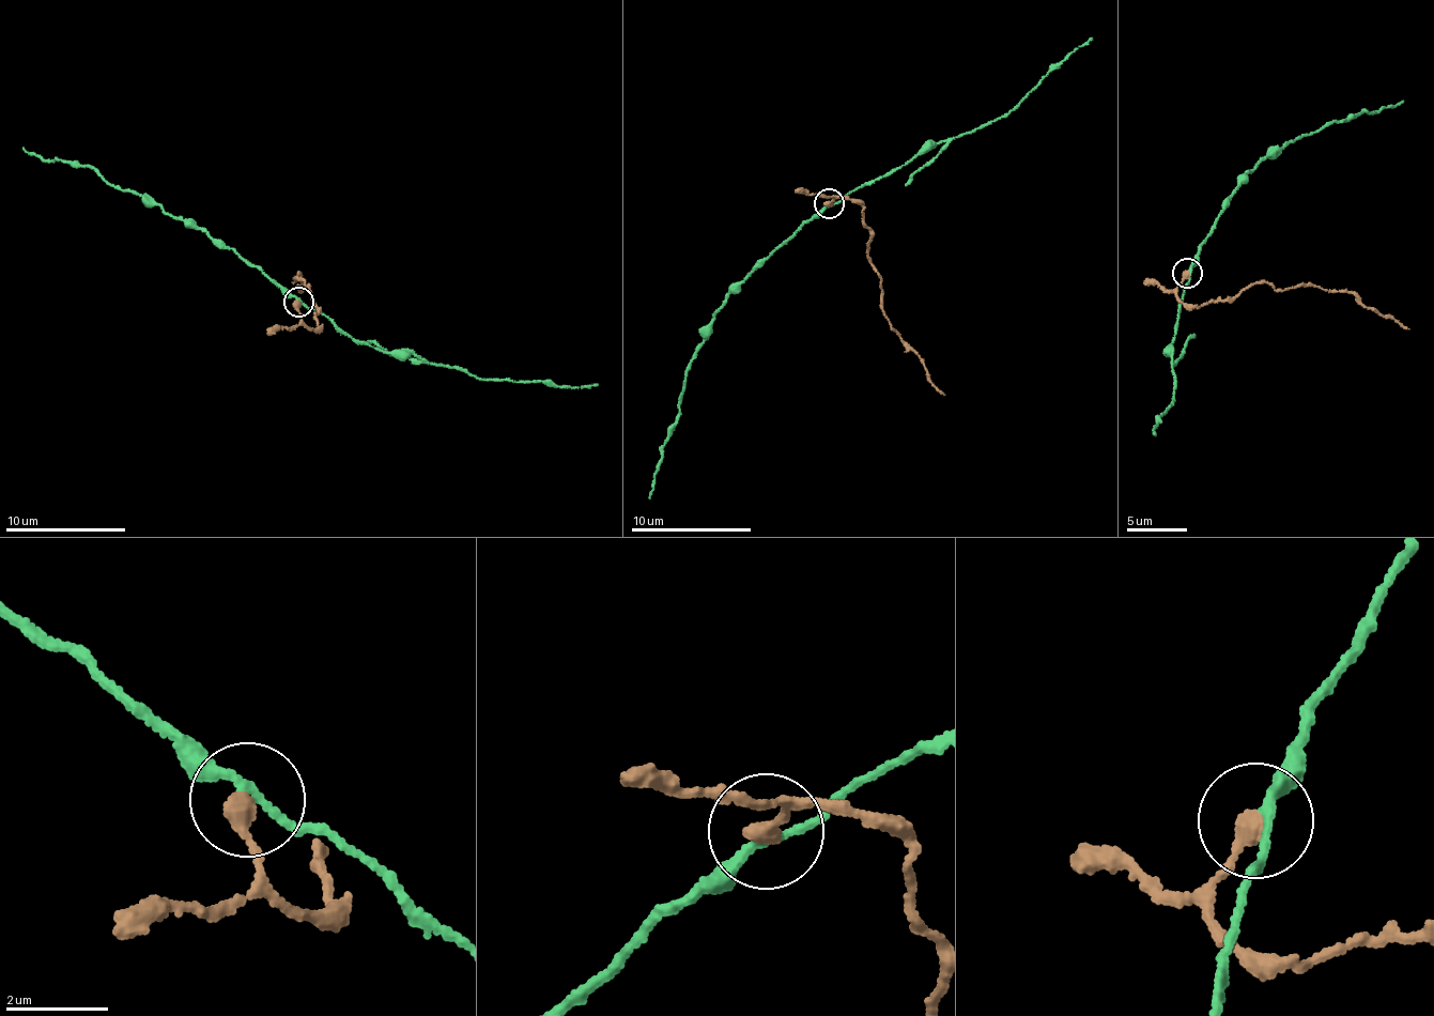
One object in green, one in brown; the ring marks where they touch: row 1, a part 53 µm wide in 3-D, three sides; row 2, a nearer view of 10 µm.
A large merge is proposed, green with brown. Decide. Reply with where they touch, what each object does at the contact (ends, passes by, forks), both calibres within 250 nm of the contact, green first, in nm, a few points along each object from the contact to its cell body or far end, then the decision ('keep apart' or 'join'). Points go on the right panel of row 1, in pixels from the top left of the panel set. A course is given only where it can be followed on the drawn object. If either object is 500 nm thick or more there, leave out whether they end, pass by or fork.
at (1187, 273); green passes by; brown ends there; 180 nm thick on the green side, 360 nm on the other; green runs (1187, 272), (1234, 190), (1260, 159), (1280, 153), (1308, 133), (1403, 101); brown runs (1187, 272), (1176, 291), (1196, 307), (1236, 297), (1253, 283), (1283, 289), (1312, 283), (1350, 292), (1408, 328); keep apart

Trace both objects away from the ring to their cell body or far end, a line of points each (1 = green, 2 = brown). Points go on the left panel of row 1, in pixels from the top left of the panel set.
1: (297, 302), (207, 232), (149, 199), (108, 182), (86, 165), (51, 160), (21, 148)
2: (297, 302), (303, 322), (320, 327), (308, 288), (294, 277), (299, 274), (304, 282), (297, 285), (304, 291)

